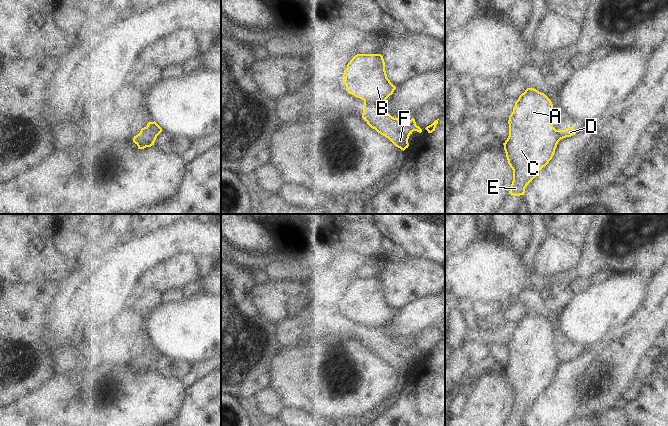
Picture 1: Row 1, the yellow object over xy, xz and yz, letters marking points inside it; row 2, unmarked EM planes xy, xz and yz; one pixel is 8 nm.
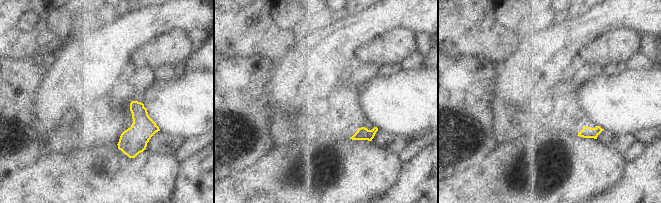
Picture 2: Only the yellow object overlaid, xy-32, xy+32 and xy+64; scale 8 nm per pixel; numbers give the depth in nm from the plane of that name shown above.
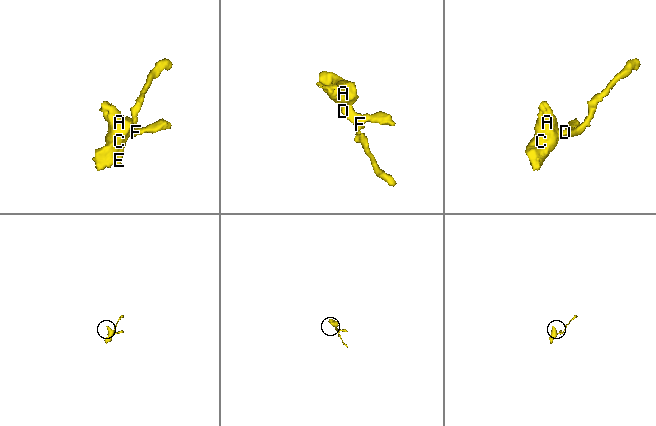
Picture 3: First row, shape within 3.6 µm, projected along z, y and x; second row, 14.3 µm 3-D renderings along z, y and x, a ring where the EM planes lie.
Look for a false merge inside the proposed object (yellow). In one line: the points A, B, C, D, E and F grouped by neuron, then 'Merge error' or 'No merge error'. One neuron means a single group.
Groups: A B C E / D F. Merge error.

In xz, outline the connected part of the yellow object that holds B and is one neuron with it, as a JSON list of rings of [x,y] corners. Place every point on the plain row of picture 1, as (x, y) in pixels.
[[[357,278],[343,297],[346,315],[362,324],[384,326],[396,311],[387,302],[381,278]]]

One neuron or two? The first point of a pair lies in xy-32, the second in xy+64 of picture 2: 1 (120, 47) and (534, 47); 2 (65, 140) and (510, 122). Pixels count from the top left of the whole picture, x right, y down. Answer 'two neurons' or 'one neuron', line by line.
1: one neuron
2: one neuron

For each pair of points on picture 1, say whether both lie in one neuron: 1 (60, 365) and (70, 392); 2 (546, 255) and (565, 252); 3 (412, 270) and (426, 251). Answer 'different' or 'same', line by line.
1: different
2: same
3: different

